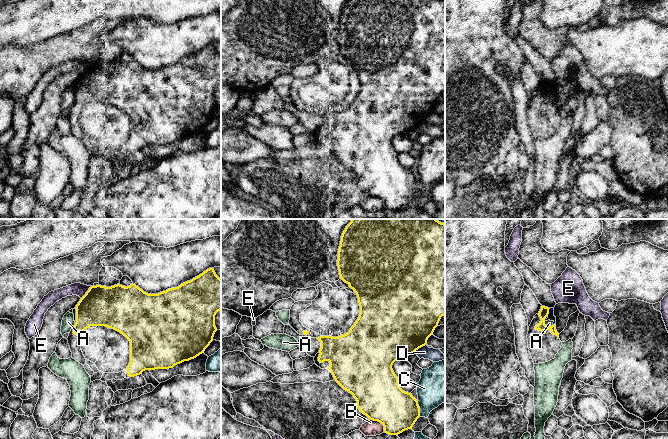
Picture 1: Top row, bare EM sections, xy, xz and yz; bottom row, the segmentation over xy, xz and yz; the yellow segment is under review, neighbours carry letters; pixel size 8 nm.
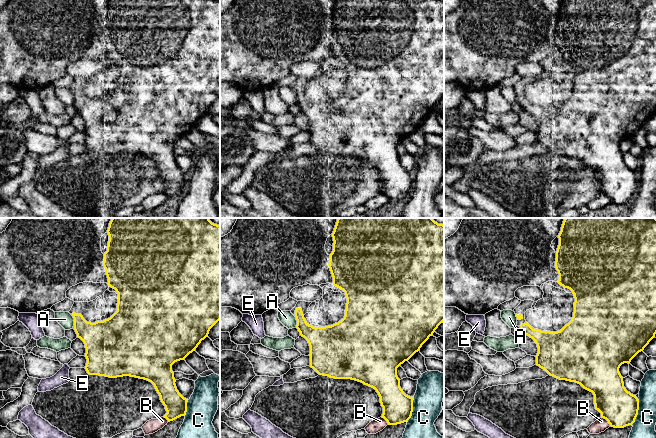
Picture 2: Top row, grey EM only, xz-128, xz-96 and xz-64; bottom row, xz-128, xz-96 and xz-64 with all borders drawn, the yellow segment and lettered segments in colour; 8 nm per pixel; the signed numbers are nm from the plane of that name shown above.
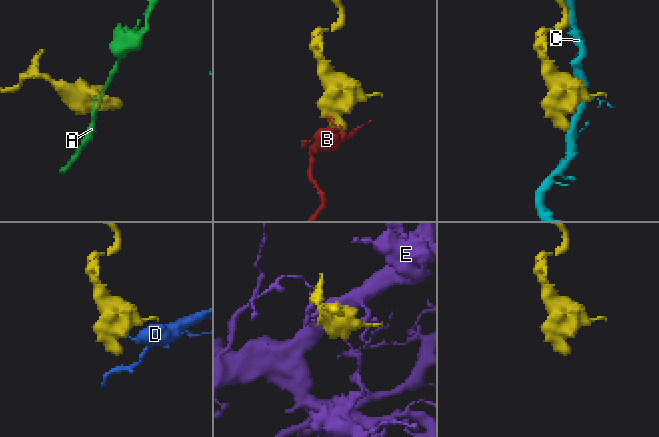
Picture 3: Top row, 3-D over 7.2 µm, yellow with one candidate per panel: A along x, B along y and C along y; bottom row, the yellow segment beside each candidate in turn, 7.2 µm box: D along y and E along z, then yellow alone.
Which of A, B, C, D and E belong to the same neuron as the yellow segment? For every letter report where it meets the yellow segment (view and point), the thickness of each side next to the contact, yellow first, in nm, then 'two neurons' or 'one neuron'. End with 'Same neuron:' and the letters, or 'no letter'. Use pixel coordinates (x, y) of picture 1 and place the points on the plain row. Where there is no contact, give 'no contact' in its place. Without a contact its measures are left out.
A: xy (74, 102) | 300/100 nm | two neurons
B: xz (379, 197) | 360/130 nm | two neurons
C: xz (419, 185) | 320/300 nm | two neurons
D: xz (419, 123) | 500/110 nm | two neurons
E: xy (86, 68) | 340/100 nm | two neurons
Same neuron: no letter

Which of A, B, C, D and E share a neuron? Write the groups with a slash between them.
A / B / C / D / E

